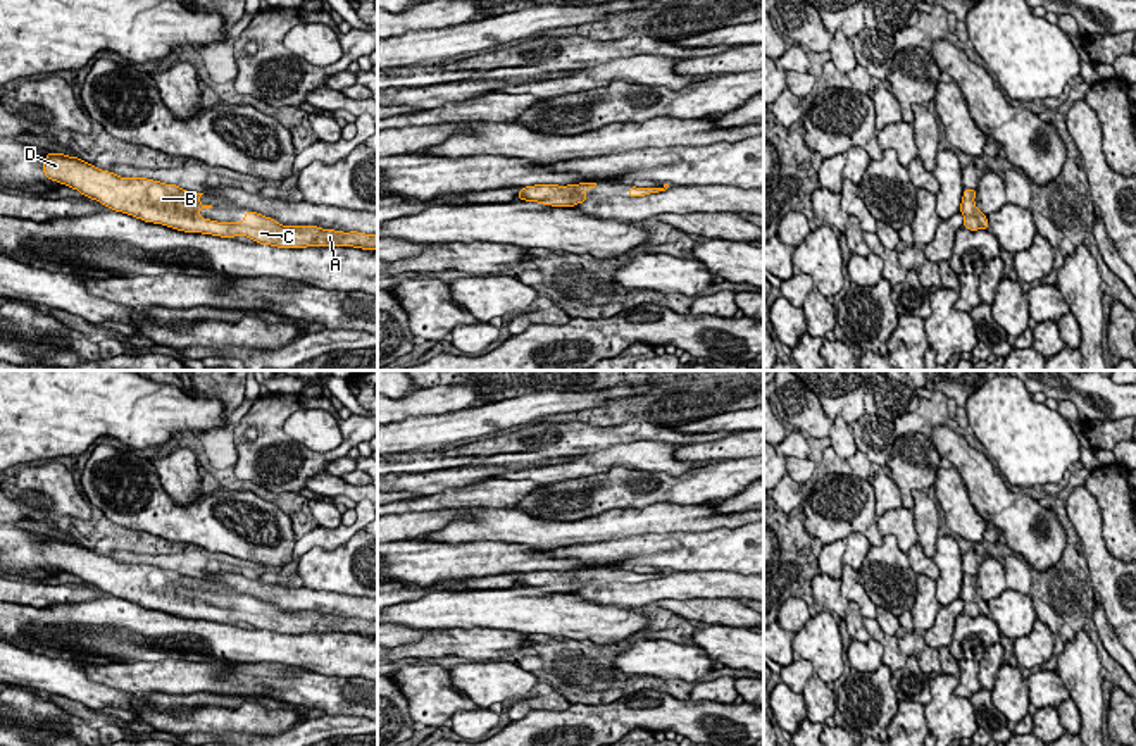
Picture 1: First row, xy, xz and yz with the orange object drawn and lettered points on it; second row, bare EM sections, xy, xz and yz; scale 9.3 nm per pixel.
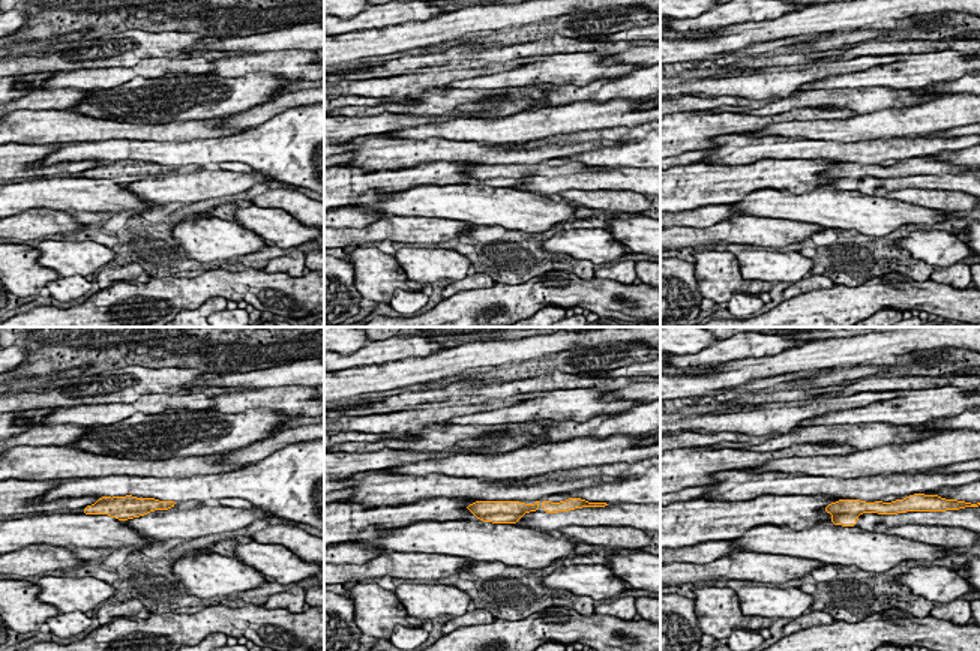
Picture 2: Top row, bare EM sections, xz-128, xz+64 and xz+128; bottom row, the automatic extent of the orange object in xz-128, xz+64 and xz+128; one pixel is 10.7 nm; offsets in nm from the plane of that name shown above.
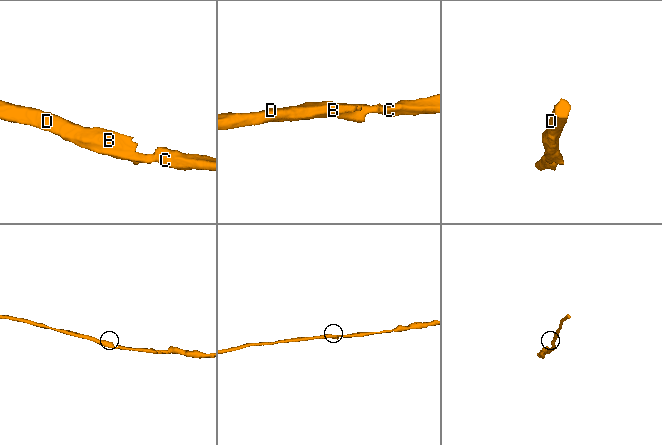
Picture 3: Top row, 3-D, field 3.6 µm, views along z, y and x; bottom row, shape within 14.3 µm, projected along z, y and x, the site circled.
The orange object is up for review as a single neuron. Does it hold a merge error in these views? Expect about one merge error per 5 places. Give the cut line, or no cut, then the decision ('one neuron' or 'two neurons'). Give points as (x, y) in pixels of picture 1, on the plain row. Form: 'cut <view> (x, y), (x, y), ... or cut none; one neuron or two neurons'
cut none; one neuron

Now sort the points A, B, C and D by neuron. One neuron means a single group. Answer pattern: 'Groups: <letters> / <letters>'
Groups: A B C D

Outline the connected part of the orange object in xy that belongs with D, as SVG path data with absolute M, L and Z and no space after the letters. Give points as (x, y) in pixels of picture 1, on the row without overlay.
M47 539L43 546L43 560L47 565L62 569L72 575L78 575L83 582L100 587L102 591L141 605L145 608L162 610L184 619L202 619L221 624L247 622L260 631L271 631L278 634L307 634L307 632L353 632L362 636L378 636L378 620L365 619L343 619L334 615L322 615L317 612L283 612L271 603L248 596L243 601L243 608L217 608L198 601L200 594L212 594L212 591L202 591L200 582L203 579L186 577L176 570L165 570L147 563L121 563L110 556L97 555L78 543L64 539Z

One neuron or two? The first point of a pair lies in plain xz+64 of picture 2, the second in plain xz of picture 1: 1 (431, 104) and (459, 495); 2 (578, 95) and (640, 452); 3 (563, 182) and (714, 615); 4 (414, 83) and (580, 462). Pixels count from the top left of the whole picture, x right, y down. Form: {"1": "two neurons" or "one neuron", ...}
{"1": "one neuron", "2": "two neurons", "3": "two neurons", "4": "two neurons"}

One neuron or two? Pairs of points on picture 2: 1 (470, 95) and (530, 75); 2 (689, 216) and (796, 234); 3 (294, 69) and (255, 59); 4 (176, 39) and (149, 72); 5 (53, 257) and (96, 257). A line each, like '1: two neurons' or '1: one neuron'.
1: two neurons
2: two neurons
3: one neuron
4: two neurons
5: one neuron

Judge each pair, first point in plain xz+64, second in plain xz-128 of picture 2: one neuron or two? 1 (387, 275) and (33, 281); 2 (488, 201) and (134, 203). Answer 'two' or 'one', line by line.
1: one
2: one

